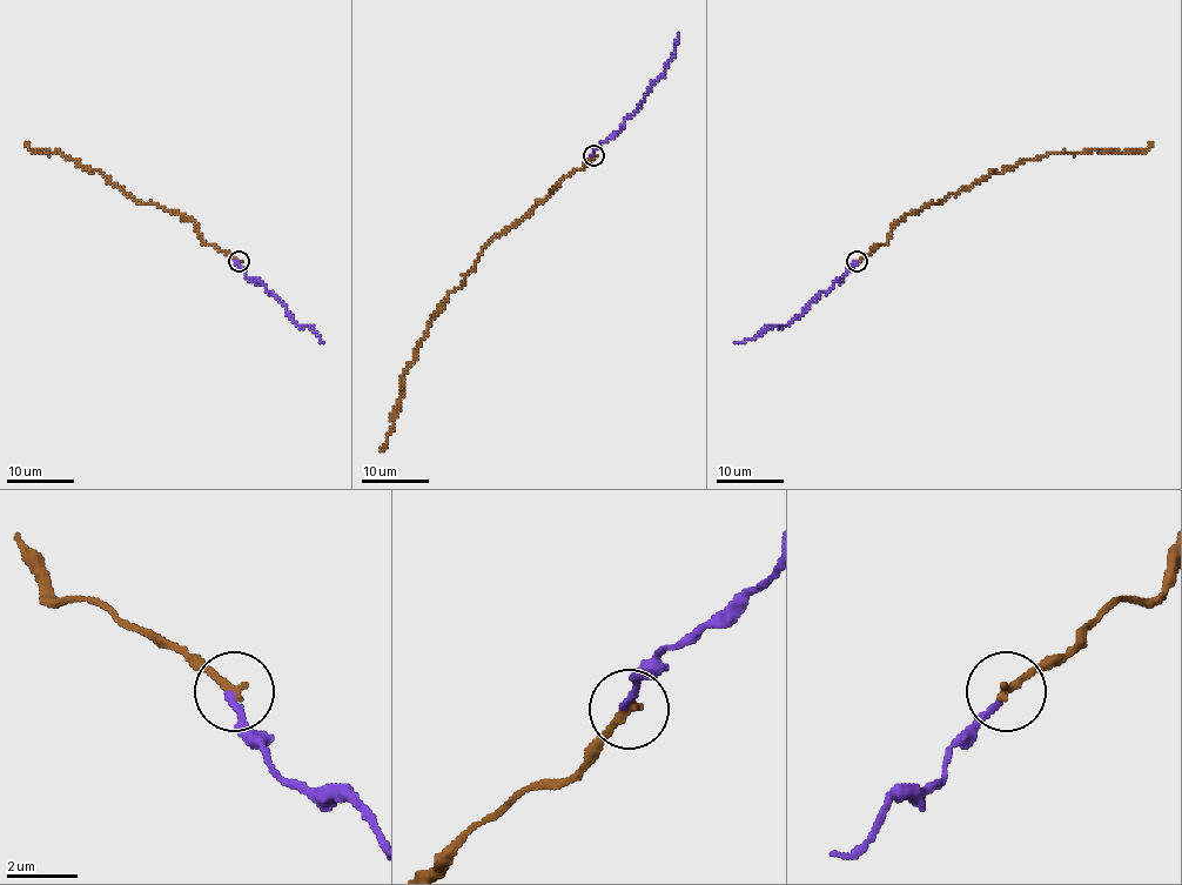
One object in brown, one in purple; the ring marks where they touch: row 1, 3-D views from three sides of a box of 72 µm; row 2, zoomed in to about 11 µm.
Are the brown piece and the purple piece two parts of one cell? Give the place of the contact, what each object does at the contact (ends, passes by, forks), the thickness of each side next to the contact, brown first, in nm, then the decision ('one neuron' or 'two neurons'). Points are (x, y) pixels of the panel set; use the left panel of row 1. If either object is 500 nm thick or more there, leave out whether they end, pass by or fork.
at (239, 261); brown ends there; purple ends there; 260 nm thick on the brown side, 190 nm on the other; one neuron

